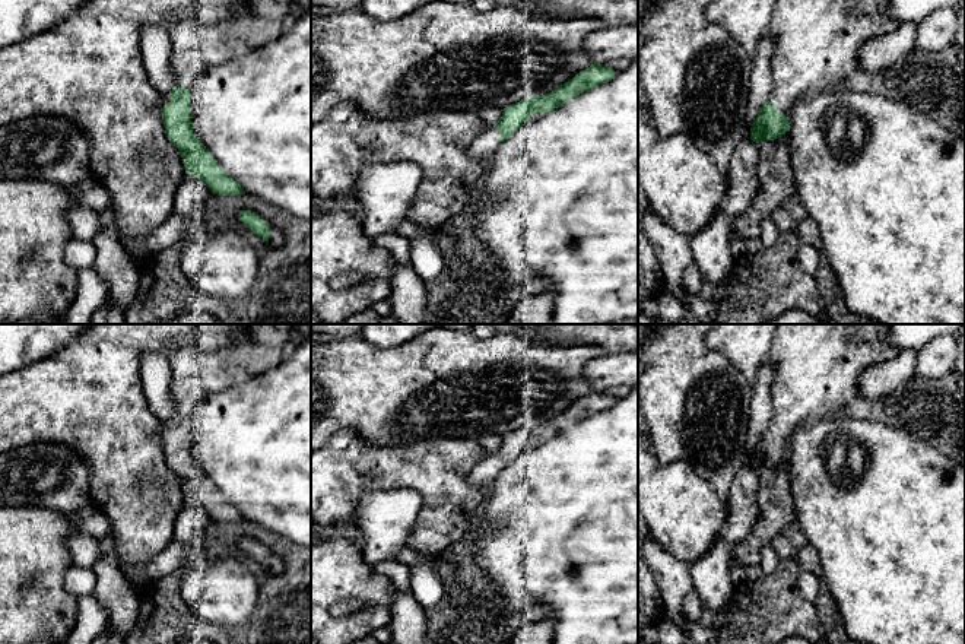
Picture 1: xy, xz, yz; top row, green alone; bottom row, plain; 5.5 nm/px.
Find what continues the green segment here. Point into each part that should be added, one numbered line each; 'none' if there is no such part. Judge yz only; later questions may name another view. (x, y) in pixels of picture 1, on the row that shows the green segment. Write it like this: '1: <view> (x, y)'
1: yz (816, 41)

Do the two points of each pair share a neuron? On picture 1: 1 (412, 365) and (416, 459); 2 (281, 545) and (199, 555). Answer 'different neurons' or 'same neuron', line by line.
1: different neurons
2: same neuron

